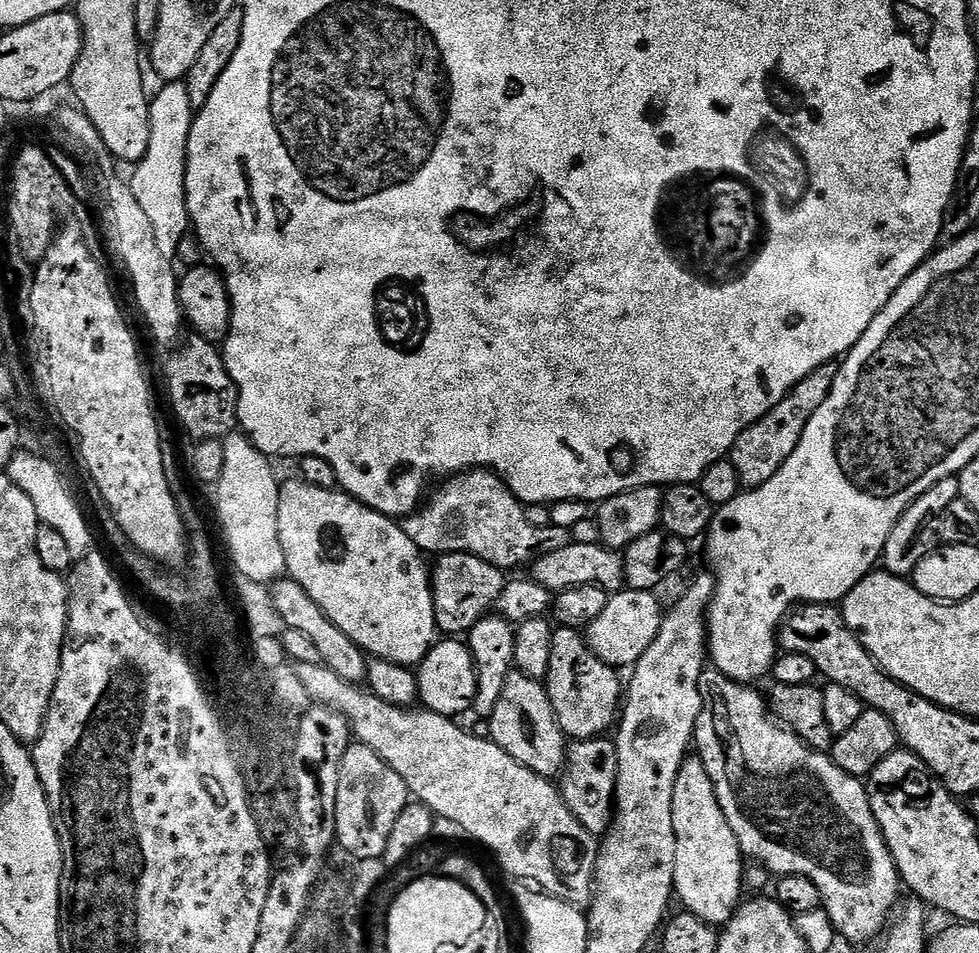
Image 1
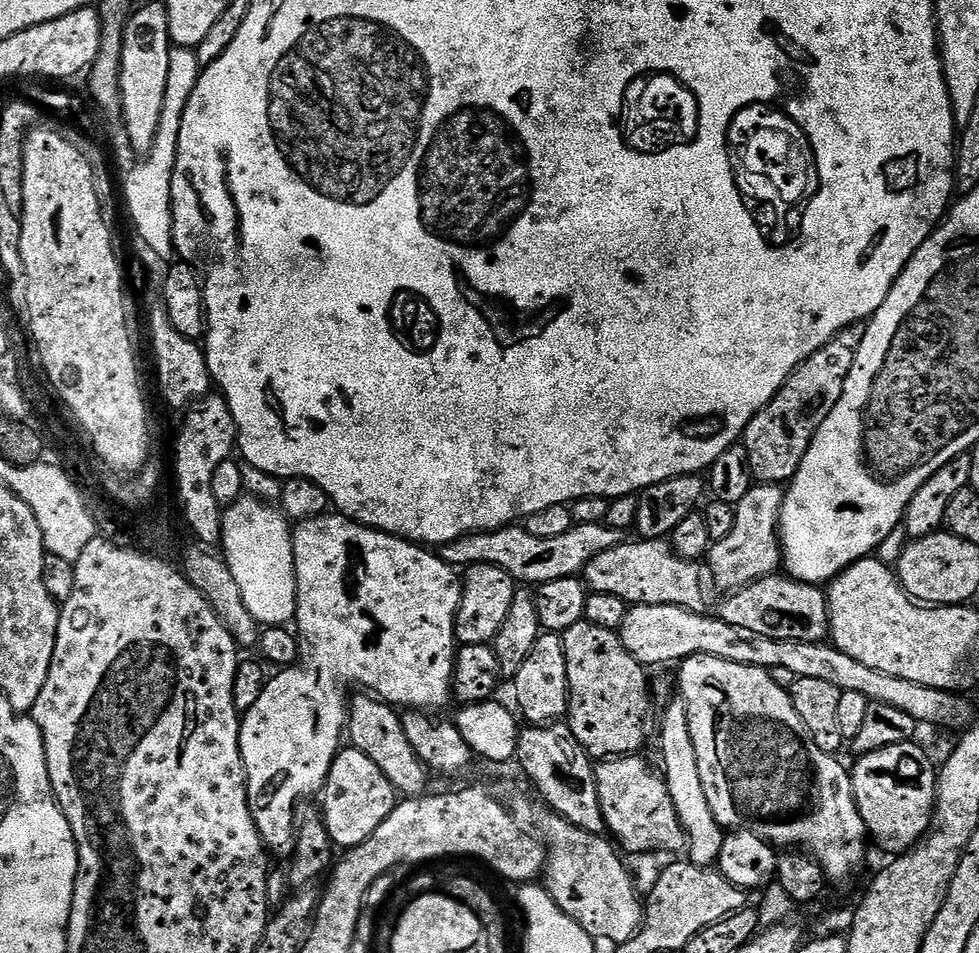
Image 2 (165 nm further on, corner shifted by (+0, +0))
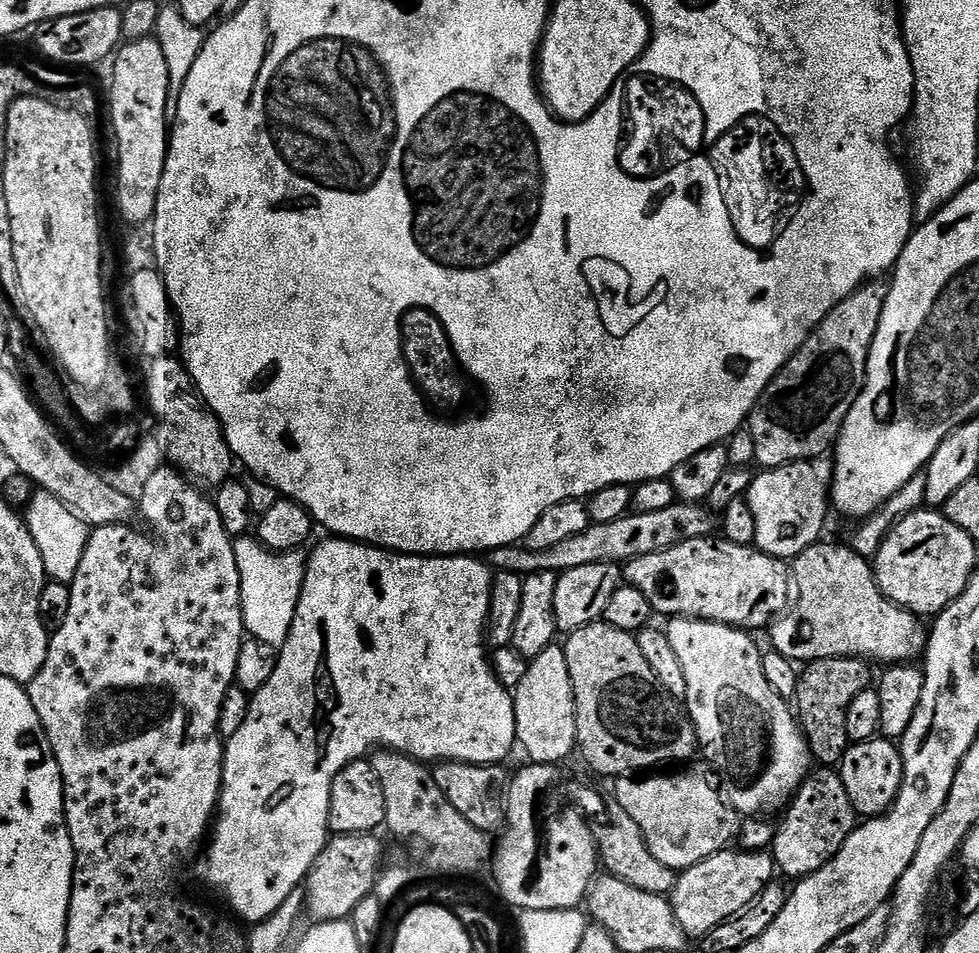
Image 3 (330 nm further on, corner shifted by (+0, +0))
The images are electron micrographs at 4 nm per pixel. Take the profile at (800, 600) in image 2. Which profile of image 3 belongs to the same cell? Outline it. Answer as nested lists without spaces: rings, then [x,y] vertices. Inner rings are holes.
[[[720,534],[690,538],[666,550],[642,554],[627,561],[622,568],[622,580],[623,583],[634,586],[634,590],[642,590],[653,613],[660,615],[661,612],[664,618],[715,620],[718,624],[730,624],[733,628],[745,630],[767,629],[790,604],[789,565],[751,544],[738,546],[738,542],[725,540]]]

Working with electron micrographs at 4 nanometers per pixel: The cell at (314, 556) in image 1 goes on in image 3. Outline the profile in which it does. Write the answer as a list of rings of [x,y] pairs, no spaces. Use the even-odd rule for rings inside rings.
[[[324,538],[320,545],[313,550],[312,556],[307,557],[306,567],[304,569],[304,581],[302,582],[302,594],[294,614],[294,622],[290,626],[290,634],[286,642],[279,649],[276,657],[276,669],[274,674],[270,674],[270,682],[262,686],[251,697],[249,712],[246,714],[246,720],[242,723],[241,729],[233,737],[226,740],[224,745],[224,769],[222,770],[222,786],[220,787],[220,802],[218,811],[214,817],[214,827],[210,832],[210,843],[207,845],[208,853],[200,860],[196,872],[213,888],[216,892],[224,895],[224,900],[241,916],[241,921],[249,920],[249,925],[255,926],[270,918],[290,898],[292,892],[297,891],[308,878],[310,866],[314,866],[314,858],[324,849],[325,844],[330,839],[330,829],[328,826],[328,815],[330,814],[330,790],[334,786],[334,778],[339,774],[347,764],[353,764],[356,760],[363,760],[373,750],[391,750],[401,752],[407,756],[413,756],[421,762],[459,762],[462,764],[499,764],[507,761],[507,756],[511,754],[512,748],[517,747],[516,742],[516,723],[514,722],[514,702],[512,701],[513,693],[498,682],[496,672],[492,668],[489,649],[486,647],[486,629],[488,626],[488,611],[490,610],[490,590],[492,589],[493,569],[489,567],[483,559],[477,558],[472,554],[457,554],[455,556],[406,556],[402,552],[389,552],[387,548],[378,548],[371,544],[362,544],[359,540],[345,540],[343,538]]]

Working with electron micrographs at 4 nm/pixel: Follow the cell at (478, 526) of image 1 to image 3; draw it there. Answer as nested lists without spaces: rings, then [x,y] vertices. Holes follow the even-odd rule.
[[[677,502],[666,506],[666,510],[658,510],[651,514],[633,511],[631,514],[618,518],[618,522],[589,523],[582,534],[574,534],[574,538],[566,538],[554,550],[532,552],[523,546],[510,548],[493,548],[487,553],[486,560],[493,569],[502,572],[554,572],[562,573],[575,570],[577,566],[590,566],[594,562],[603,564],[620,564],[638,558],[642,554],[654,554],[658,550],[666,550],[684,540],[699,536],[713,535],[713,513],[703,503],[686,504]]]

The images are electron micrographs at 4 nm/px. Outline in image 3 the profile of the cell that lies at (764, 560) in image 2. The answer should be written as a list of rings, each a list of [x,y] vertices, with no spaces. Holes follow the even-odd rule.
[[[821,458],[766,468],[753,475],[746,499],[754,514],[755,547],[774,558],[791,562],[823,537],[820,535],[830,513],[833,467],[831,459]]]

